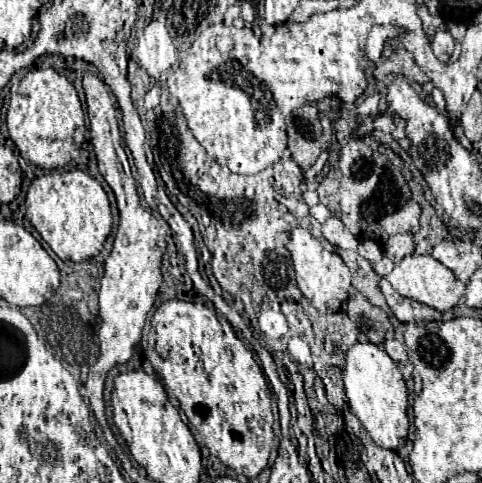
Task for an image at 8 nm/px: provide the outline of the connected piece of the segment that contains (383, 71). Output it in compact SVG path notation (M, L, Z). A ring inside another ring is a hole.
M401 47L392 53L385 62L380 63L373 71L373 76L382 80L383 76L396 73L404 74L408 80L418 82L418 84L426 84L430 82L430 78L416 66L416 63L409 52Z

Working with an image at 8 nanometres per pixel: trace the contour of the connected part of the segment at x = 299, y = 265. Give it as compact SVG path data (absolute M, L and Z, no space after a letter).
M294 228L290 232L288 250L292 254L298 288L308 298L308 302L318 312L338 312L342 302L346 302L350 296L350 270L344 260L336 252L324 250L322 244L304 228Z

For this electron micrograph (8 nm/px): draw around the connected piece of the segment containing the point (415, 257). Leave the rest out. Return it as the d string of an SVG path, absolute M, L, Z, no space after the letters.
M410 254L410 256L404 256L396 266L394 270L386 276L386 280L404 296L404 298L410 298L410 300L416 300L420 304L426 304L438 312L448 312L452 310L458 300L462 298L464 294L464 286L458 284L456 276L444 266L440 264L438 260L434 260L432 256L420 256L420 254Z

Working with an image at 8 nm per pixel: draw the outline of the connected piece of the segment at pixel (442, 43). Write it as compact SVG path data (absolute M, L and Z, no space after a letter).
M438 30L434 36L432 36L432 50L436 54L436 58L440 62L448 62L450 56L452 56L452 50L454 50L454 38L450 32L444 32L444 30Z

